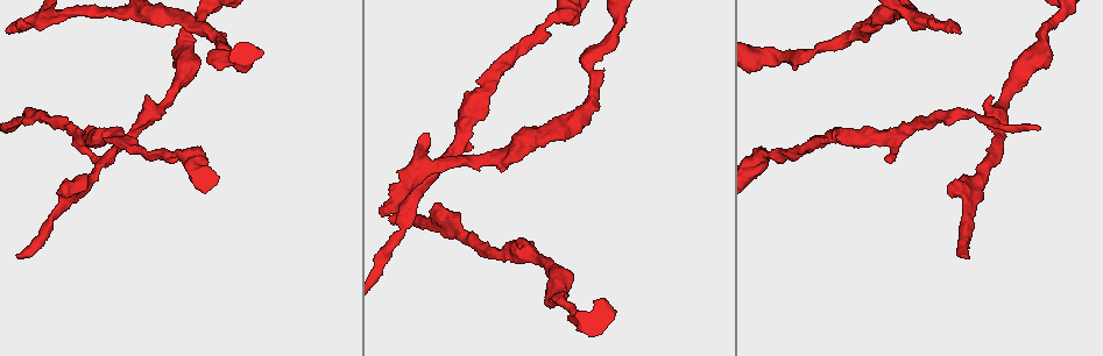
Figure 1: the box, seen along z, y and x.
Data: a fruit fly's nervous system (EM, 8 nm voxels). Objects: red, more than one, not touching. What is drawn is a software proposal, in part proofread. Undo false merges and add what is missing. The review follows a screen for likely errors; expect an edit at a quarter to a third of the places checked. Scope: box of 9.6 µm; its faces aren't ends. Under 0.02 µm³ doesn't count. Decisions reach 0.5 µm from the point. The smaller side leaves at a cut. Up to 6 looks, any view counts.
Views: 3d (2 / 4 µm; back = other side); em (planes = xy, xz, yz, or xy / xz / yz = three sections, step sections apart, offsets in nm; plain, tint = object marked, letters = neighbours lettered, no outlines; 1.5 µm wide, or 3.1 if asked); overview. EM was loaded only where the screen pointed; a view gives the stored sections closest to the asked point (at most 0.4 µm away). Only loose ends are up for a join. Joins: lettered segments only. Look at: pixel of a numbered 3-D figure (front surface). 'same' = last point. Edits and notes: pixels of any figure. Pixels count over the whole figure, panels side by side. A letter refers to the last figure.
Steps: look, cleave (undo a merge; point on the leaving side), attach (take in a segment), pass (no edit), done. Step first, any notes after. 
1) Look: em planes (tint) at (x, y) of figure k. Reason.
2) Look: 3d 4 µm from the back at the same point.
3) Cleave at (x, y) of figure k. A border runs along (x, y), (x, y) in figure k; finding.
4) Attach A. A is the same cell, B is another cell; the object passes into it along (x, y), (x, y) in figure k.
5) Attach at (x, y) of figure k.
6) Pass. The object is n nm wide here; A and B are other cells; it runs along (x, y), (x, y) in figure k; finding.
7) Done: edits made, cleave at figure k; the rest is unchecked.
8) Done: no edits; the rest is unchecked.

Look: em yz step 4 (letters) at (171, 157) of figure 1. Thin neck.

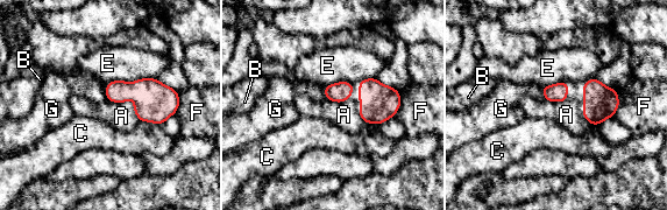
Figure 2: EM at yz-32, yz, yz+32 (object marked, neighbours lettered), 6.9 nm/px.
Pass. A, B, C, E, F and G are other cells; a border runs along (326, 98), (333, 102), (348, 100) in figure 2; continuous, no second neuron.

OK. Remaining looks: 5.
Look: em xy step 4 (letters) at (892, 160) of figure 1. Free end.

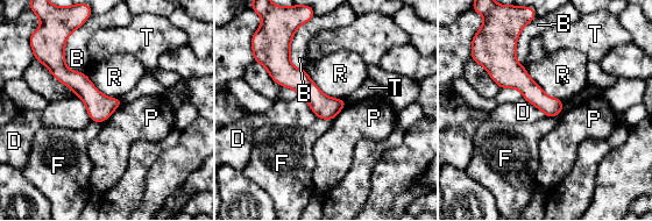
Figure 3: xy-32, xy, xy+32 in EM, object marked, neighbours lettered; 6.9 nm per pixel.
Look: em planes (letters) at the same point.

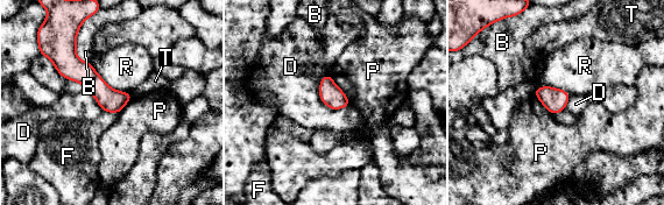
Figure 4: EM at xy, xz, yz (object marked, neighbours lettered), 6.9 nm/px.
Pass. B, D, F, P, R and T are other cells; a border runs along (326, 72), (319, 98), (348, 106) in figure 4; no lettered segment goes on from it.

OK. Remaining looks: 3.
Look: 3d 2 µm at (18, 256) of figure 1. An open end.

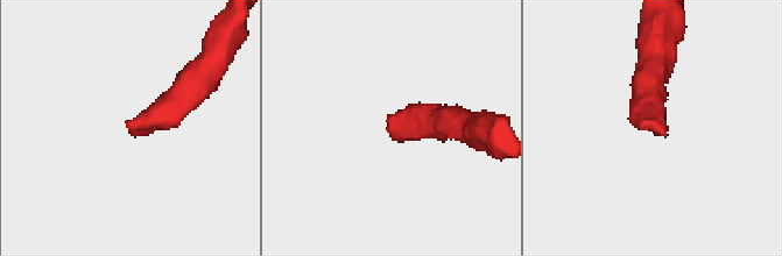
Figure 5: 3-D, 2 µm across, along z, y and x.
Look: em xy step 8 (tint) at (128, 130) of figure 5. Need the tissue.

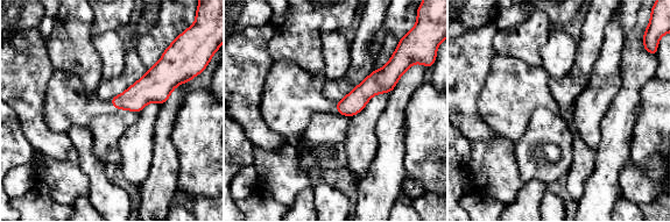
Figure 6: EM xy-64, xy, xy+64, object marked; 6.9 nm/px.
Look: em yz step 4 (letters) at the same point.

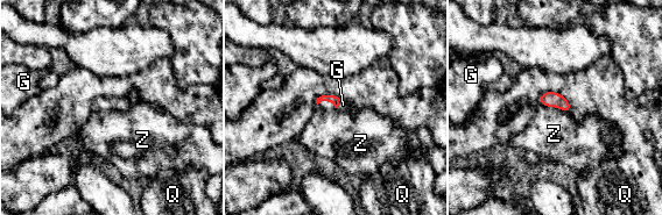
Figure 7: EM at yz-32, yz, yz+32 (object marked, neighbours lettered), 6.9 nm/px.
Attach G. G is the same cell, Q and Z are other cells; the object passes into it along (333, 99), (338, 104), (343, 105) in figure 7; the neuron continues.

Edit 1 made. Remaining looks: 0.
Done: edits made, attach at figure 7; the rest is unchecked.

